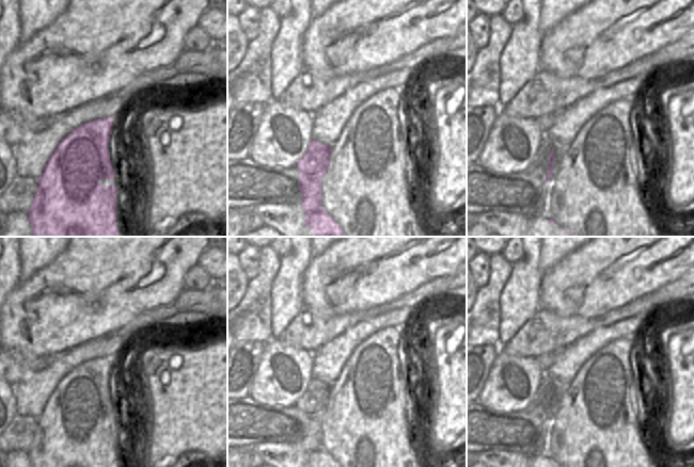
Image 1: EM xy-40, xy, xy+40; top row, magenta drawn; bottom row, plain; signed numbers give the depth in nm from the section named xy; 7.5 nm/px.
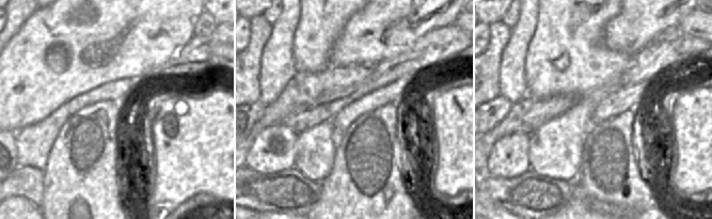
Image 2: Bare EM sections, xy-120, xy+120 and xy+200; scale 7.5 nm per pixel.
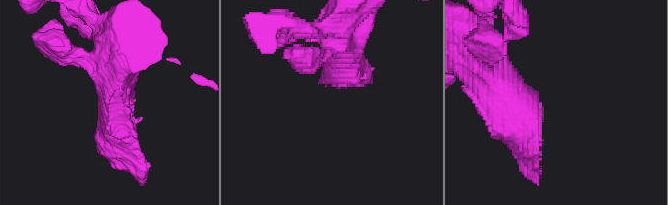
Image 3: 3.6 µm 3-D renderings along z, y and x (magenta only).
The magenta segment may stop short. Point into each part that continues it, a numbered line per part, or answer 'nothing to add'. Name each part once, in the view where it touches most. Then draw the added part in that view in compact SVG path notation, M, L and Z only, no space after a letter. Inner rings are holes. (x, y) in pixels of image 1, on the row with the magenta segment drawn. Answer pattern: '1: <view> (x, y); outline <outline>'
1: xy-40 (132, 171); outline M152 87L137 93L123 104L114 116L108 150L110 163L114 170L113 179L100 179L99 186L116 187L116 227L121 237L144 237L144 225L153 216L153 167L144 152L142 131L143 118L154 109L165 103L165 91Z

